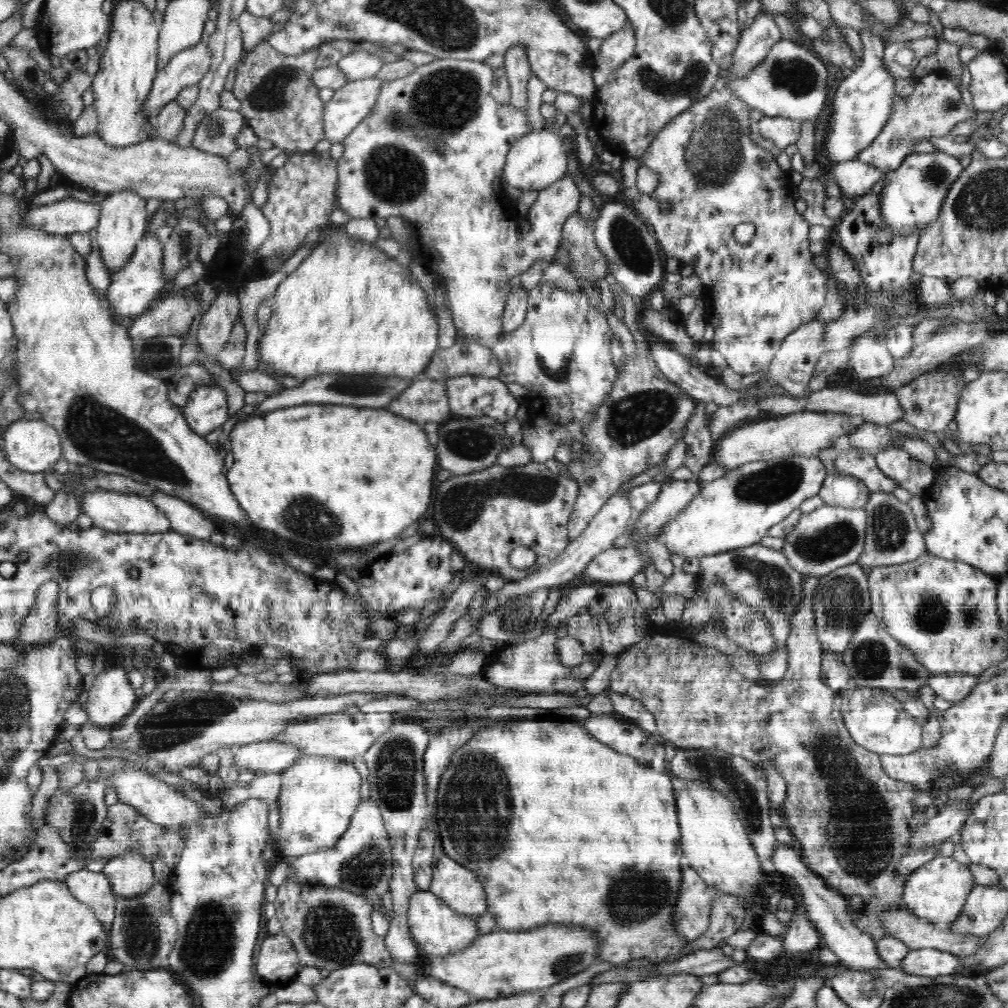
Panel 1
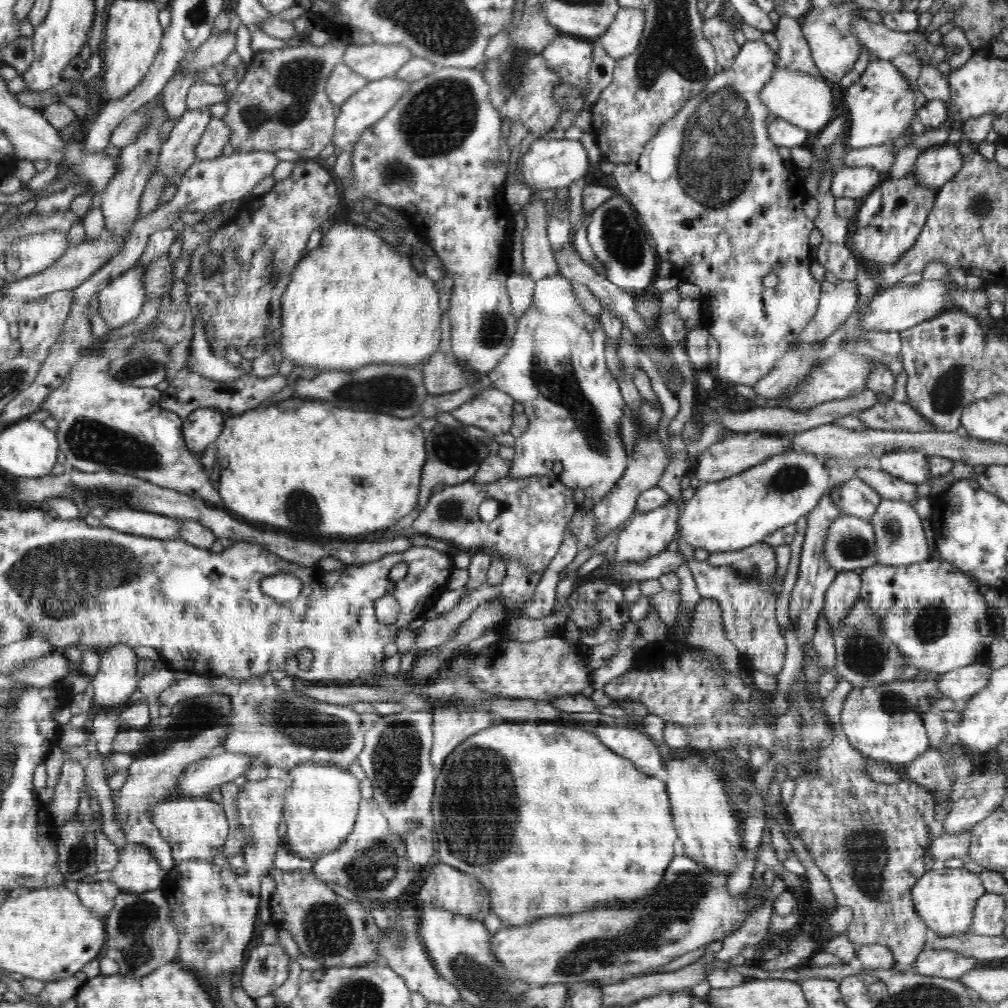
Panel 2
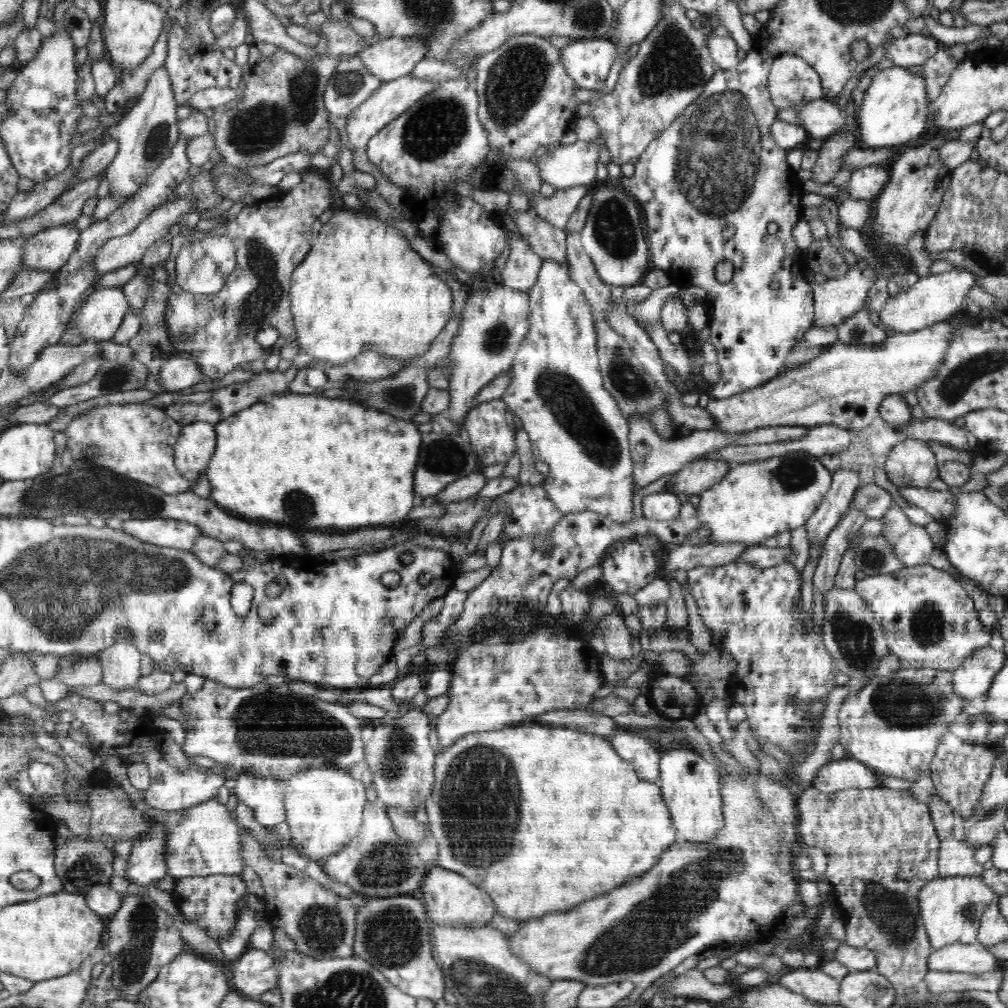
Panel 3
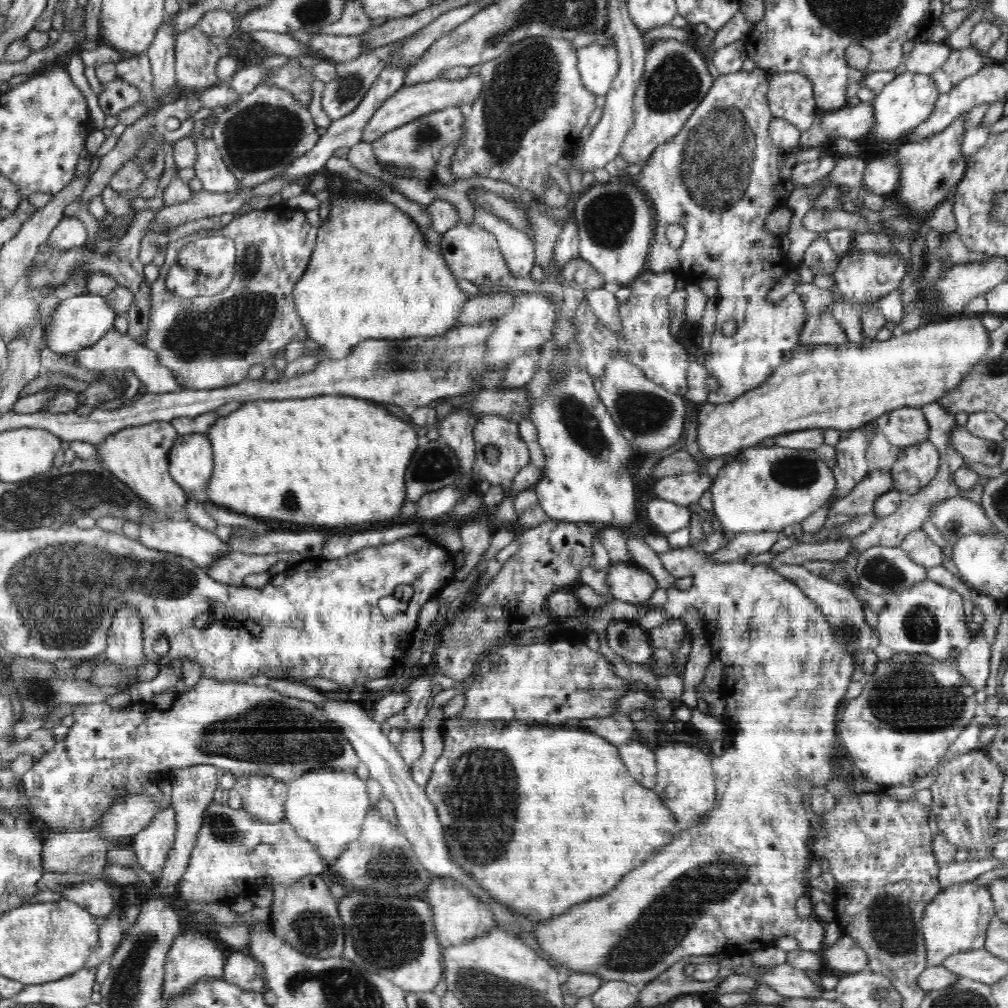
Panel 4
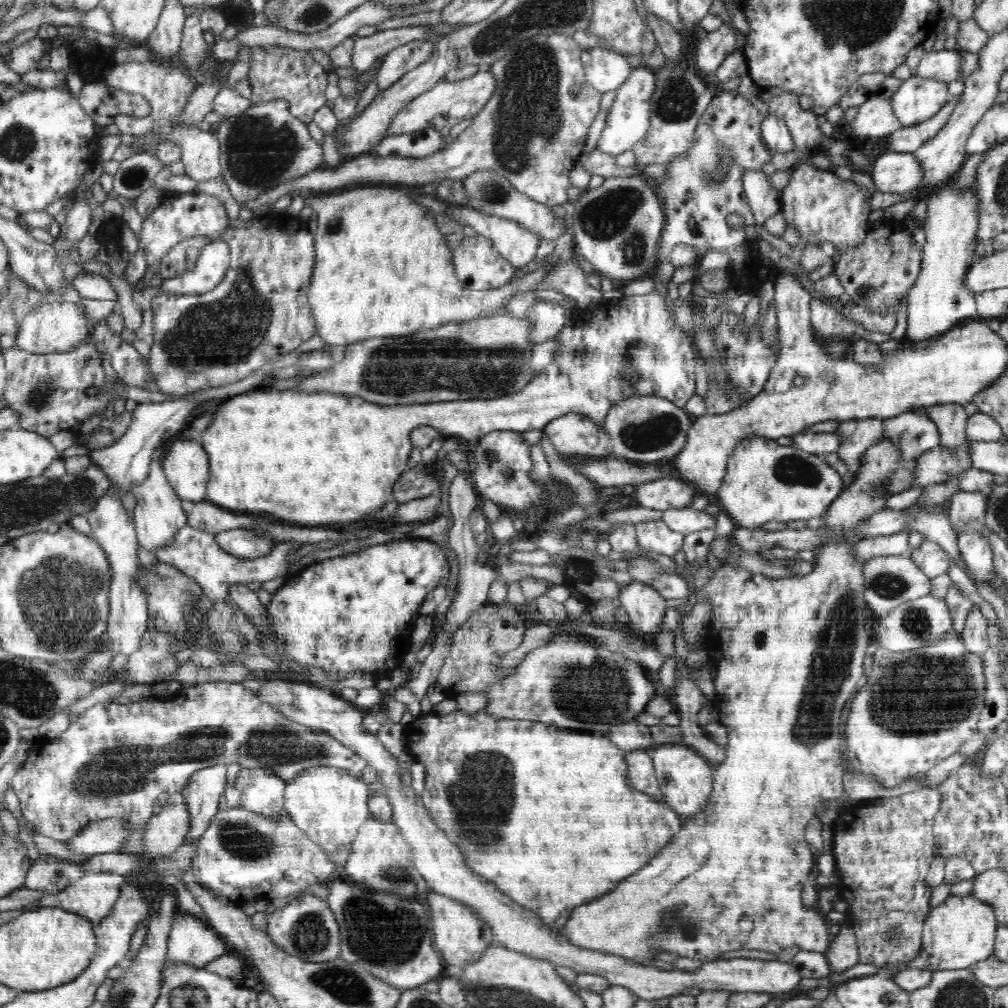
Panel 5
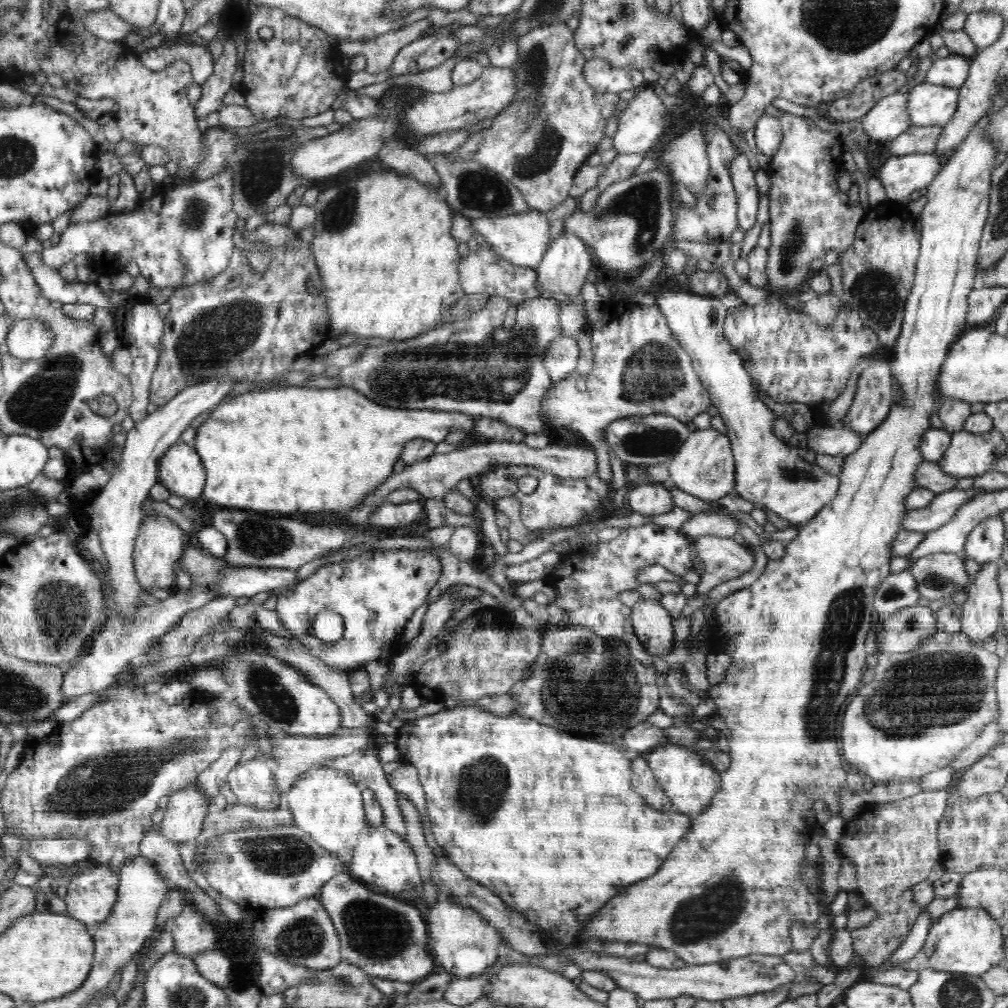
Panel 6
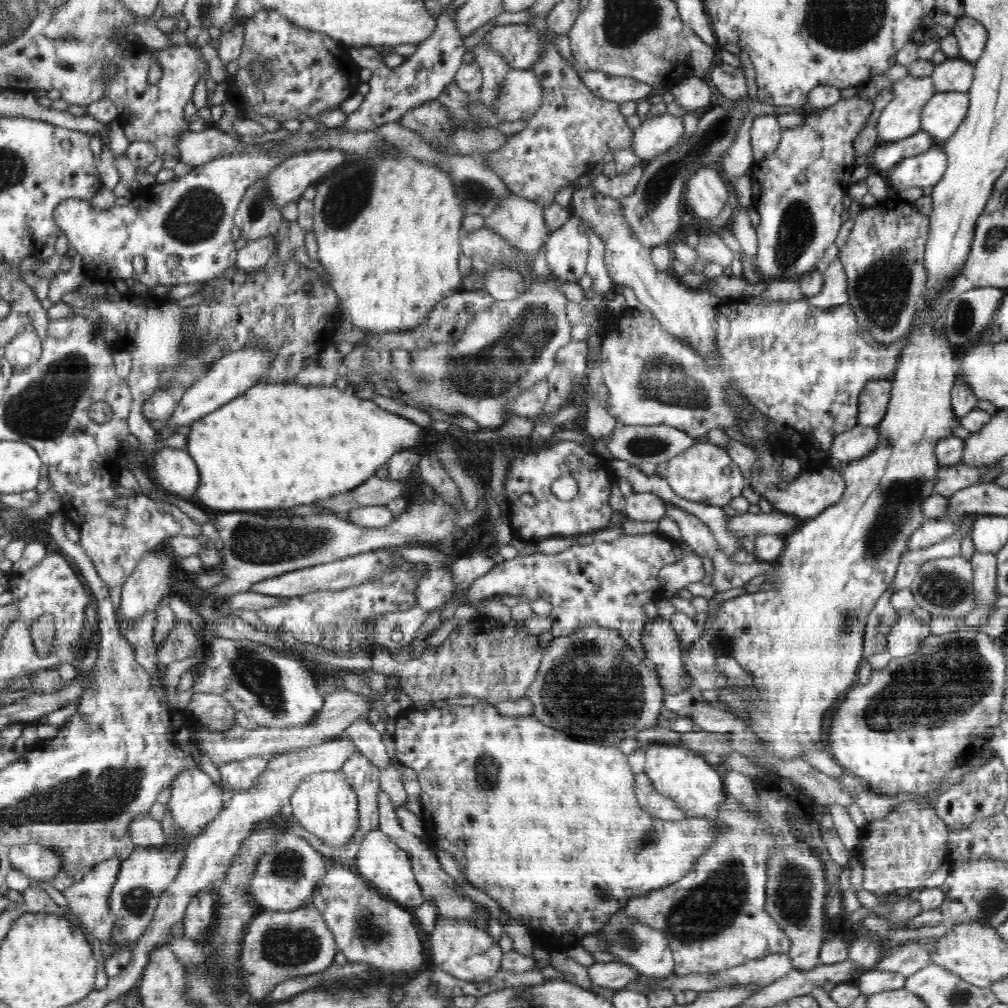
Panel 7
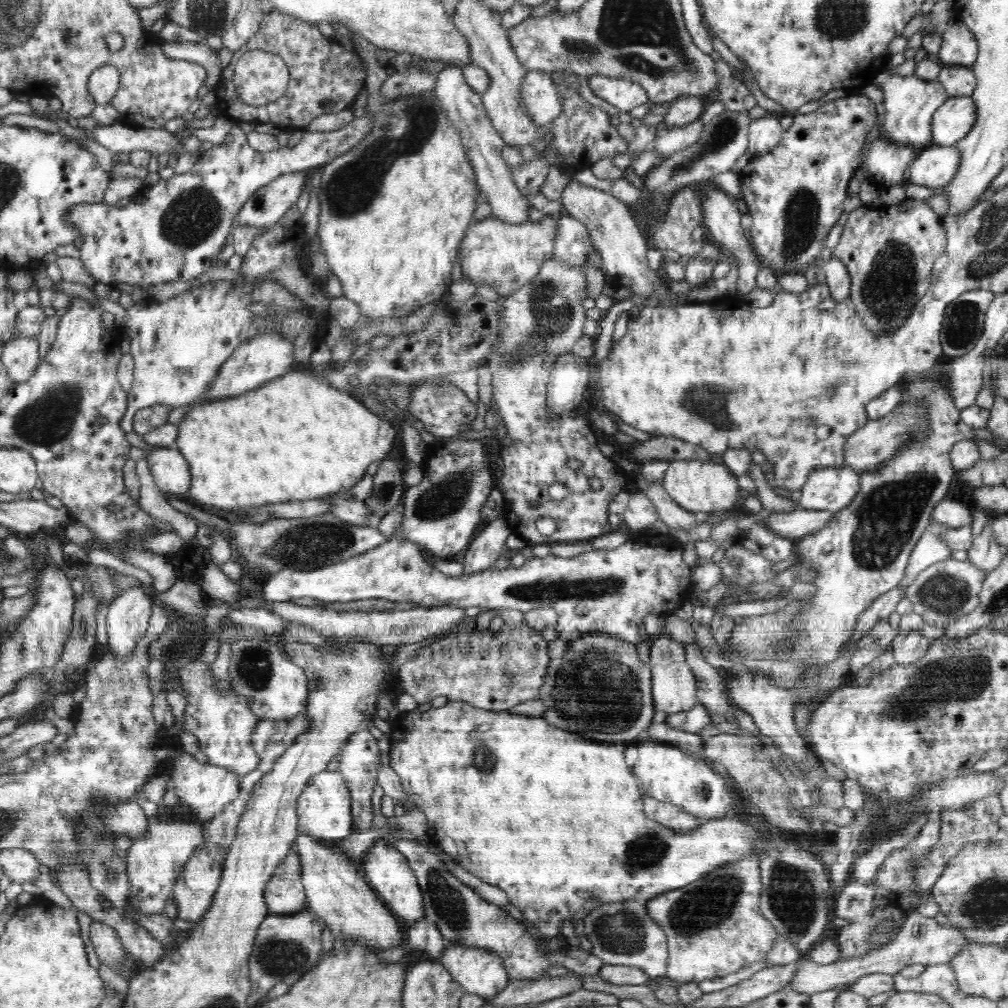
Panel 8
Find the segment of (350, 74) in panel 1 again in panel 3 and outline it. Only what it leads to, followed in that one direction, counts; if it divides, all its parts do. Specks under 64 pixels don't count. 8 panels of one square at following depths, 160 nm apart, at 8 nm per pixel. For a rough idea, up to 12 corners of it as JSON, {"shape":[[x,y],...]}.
{"shape":[[388,37],[358,52],[384,82],[428,55],[420,37]]}

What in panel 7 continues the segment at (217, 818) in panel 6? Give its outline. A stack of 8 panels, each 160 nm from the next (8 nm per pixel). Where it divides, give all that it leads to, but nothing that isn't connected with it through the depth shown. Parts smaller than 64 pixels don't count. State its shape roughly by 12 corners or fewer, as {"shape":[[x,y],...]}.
{"shape":[[290,804],[274,819],[330,865],[310,904],[337,950],[381,972],[424,964],[413,914],[353,868],[366,831],[346,846],[308,832]]}

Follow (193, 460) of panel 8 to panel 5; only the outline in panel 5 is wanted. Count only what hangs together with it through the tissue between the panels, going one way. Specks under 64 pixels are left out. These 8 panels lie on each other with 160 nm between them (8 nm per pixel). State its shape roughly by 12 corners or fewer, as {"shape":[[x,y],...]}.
{"shape":[[655,293],[578,309],[502,398],[380,406],[234,395],[201,434],[218,507],[348,524],[386,504],[411,434],[478,441],[696,392]]}

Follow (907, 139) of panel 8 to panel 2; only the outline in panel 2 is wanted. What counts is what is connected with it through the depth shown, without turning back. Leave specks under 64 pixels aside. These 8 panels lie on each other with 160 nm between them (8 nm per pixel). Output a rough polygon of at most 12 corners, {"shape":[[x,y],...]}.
{"shape":[[789,68],[759,97],[769,113],[808,133],[834,114],[832,86]]}

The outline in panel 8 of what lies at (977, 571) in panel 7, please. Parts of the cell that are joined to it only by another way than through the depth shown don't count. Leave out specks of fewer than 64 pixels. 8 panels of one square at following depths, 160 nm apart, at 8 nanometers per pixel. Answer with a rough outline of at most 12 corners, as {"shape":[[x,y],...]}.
{"shape":[[996,512],[967,551],[969,562],[987,574],[1002,563],[1005,546],[994,540]]}

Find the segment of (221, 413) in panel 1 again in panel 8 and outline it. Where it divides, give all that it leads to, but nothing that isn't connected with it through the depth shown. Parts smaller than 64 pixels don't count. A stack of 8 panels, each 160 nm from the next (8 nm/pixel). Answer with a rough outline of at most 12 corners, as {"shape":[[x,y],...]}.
{"shape":[[174,447],[146,452],[156,486],[184,494],[191,483],[189,462]]}

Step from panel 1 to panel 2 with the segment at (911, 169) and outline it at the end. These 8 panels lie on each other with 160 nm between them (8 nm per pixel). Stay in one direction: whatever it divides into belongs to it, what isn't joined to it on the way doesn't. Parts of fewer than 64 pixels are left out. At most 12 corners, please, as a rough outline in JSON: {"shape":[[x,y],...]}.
{"shape":[[958,145],[923,150],[915,164],[920,185],[940,190],[963,166]]}

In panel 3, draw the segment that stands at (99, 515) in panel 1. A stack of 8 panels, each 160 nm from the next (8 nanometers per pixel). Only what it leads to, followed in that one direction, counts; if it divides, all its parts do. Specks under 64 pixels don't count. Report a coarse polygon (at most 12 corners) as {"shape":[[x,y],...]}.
{"shape":[[165,518],[124,520],[144,542],[188,552],[202,533]]}

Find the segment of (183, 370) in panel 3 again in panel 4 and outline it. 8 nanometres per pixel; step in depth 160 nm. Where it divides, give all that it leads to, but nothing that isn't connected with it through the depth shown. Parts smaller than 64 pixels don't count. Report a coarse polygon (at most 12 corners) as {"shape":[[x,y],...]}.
{"shape":[[114,327],[66,354],[76,366],[120,376],[130,370],[147,393],[180,389],[155,352]]}

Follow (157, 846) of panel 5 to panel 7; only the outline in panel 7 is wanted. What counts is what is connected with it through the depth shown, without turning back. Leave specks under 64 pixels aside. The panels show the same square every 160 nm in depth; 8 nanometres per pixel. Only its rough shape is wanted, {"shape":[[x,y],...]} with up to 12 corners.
{"shape":[[200,767],[173,782],[167,806],[186,841],[223,809],[223,789]]}

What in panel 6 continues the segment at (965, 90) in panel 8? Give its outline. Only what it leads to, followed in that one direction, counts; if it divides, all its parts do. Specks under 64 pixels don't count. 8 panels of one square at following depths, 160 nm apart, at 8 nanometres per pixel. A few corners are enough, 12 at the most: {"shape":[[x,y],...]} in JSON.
{"shape":[[950,54],[934,58],[926,82],[960,89],[971,60]]}

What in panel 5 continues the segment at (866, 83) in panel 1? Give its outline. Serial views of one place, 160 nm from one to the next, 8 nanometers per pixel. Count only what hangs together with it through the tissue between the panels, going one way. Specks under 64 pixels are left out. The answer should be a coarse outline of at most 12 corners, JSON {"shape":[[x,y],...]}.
{"shape":[[912,75],[890,98],[906,126],[933,118],[948,83]]}

